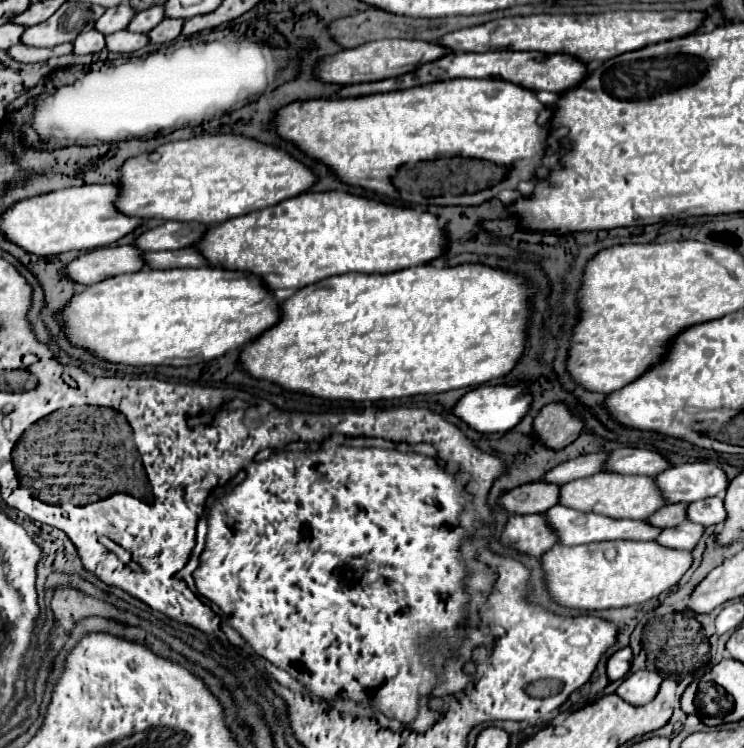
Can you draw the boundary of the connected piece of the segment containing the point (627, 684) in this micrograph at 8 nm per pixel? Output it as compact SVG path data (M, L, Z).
M642 669L642 671L636 671L636 673L628 675L628 677L620 683L620 687L616 689L616 693L618 693L624 701L628 701L628 703L632 703L632 705L646 705L646 703L652 701L654 695L658 693L660 683L662 683L662 677L660 677L658 673Z

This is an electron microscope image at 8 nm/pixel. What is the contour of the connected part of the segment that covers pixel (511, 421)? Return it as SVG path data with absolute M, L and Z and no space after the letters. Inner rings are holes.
M482 385L464 393L452 407L452 413L464 421L470 429L478 433L506 433L518 425L518 421L528 413L532 403L530 393L524 387L510 385Z

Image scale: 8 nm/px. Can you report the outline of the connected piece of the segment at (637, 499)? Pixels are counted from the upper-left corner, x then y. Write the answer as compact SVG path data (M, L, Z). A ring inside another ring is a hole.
M596 473L584 479L570 481L560 487L560 505L578 509L582 513L598 513L612 519L646 519L666 503L654 487L654 479L646 475L618 475L618 473Z

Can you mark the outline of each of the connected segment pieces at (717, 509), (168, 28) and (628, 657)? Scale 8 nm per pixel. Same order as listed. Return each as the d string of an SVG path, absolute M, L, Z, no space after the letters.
M708 497L706 501L696 501L690 503L686 509L686 519L700 523L704 527L710 525L720 525L726 519L726 509L720 497Z
M162 19L162 25L156 25L146 35L150 37L150 43L156 43L156 45L170 43L170 41L174 41L180 35L182 25L184 25L182 19Z
M622 647L618 649L606 663L606 675L610 681L616 681L616 679L622 679L628 669L630 669L630 663L632 663L632 651L630 647Z

